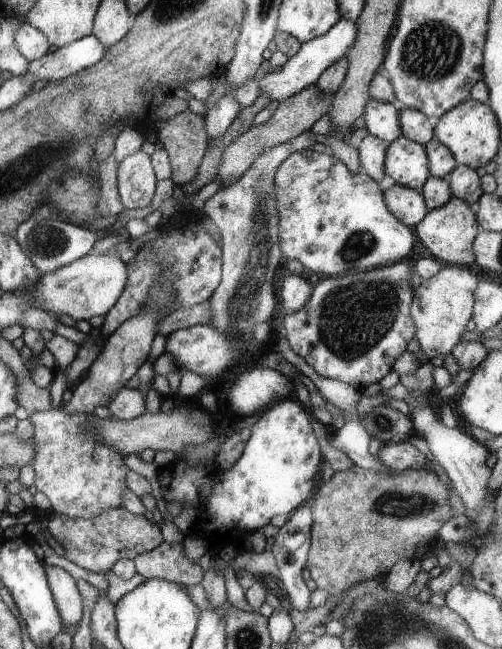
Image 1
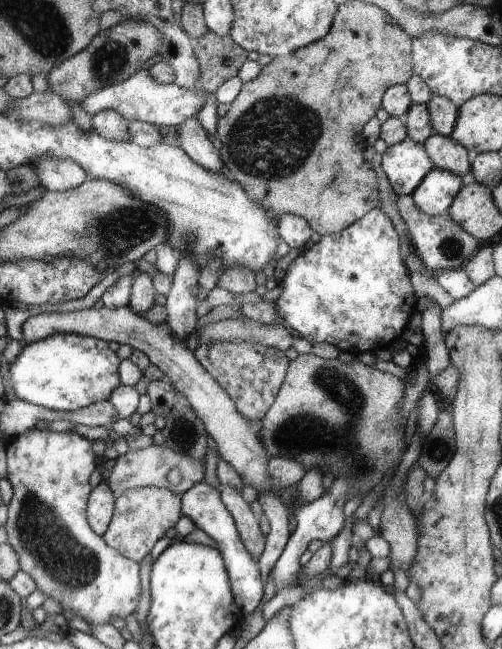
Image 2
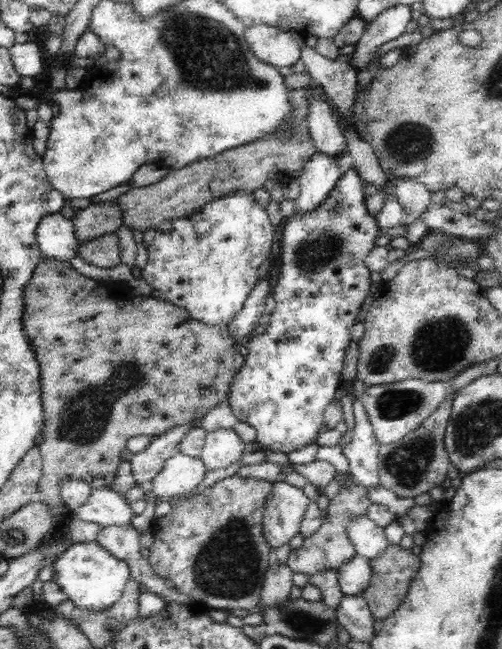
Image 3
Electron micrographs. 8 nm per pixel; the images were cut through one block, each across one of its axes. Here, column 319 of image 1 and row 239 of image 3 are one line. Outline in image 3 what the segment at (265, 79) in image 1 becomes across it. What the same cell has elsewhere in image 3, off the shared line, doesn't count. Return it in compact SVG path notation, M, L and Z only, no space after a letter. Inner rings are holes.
M61 212L44 216L36 226L36 239L43 257L70 261L79 257L81 244L74 237L72 221Z

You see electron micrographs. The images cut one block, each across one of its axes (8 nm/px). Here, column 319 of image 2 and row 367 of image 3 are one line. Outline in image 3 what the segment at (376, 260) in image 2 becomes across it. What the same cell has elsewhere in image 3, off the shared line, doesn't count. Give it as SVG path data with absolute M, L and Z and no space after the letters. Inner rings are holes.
M350 168L336 184L333 192L328 195L328 198L318 208L301 214L295 211L288 220L285 220L282 226L278 229L278 238L282 238L282 242L278 240L278 250L282 246L282 256L280 257L280 268L278 270L278 280L276 286L272 290L272 296L276 301L276 306L272 310L269 324L265 326L265 331L262 334L253 334L252 338L244 345L249 352L242 362L242 367L235 374L231 384L231 390L228 394L227 401L234 411L234 415L238 417L240 422L246 422L256 429L256 441L260 444L260 450L271 450L274 452L292 452L293 450L300 450L308 444L316 443L318 438L318 430L324 424L325 408L335 399L335 394L340 389L342 382L342 364L344 364L344 357L346 356L346 348L351 341L350 328L356 324L356 316L364 304L366 296L370 295L370 271L364 264L364 258L370 254L370 250L376 248L376 237L380 233L379 225L376 217L368 212L366 208L366 193L363 192L363 183L360 175L354 168Z

